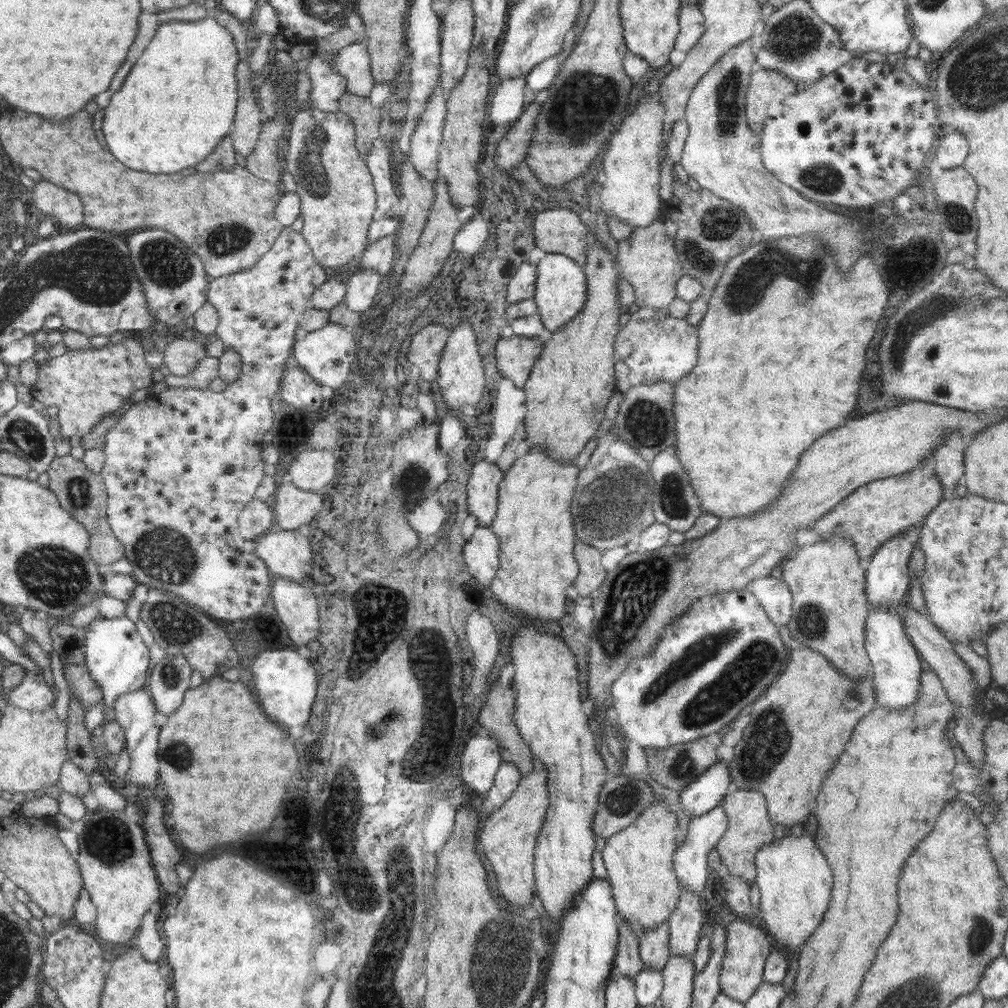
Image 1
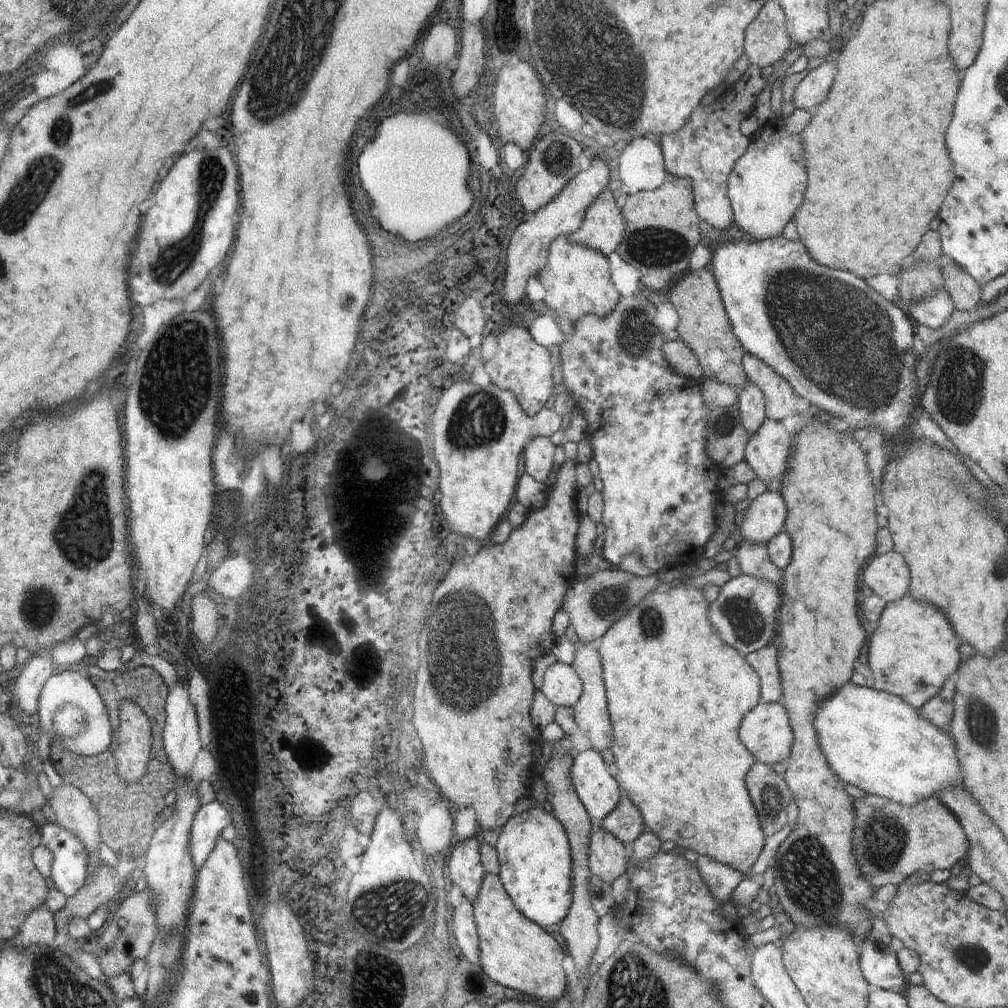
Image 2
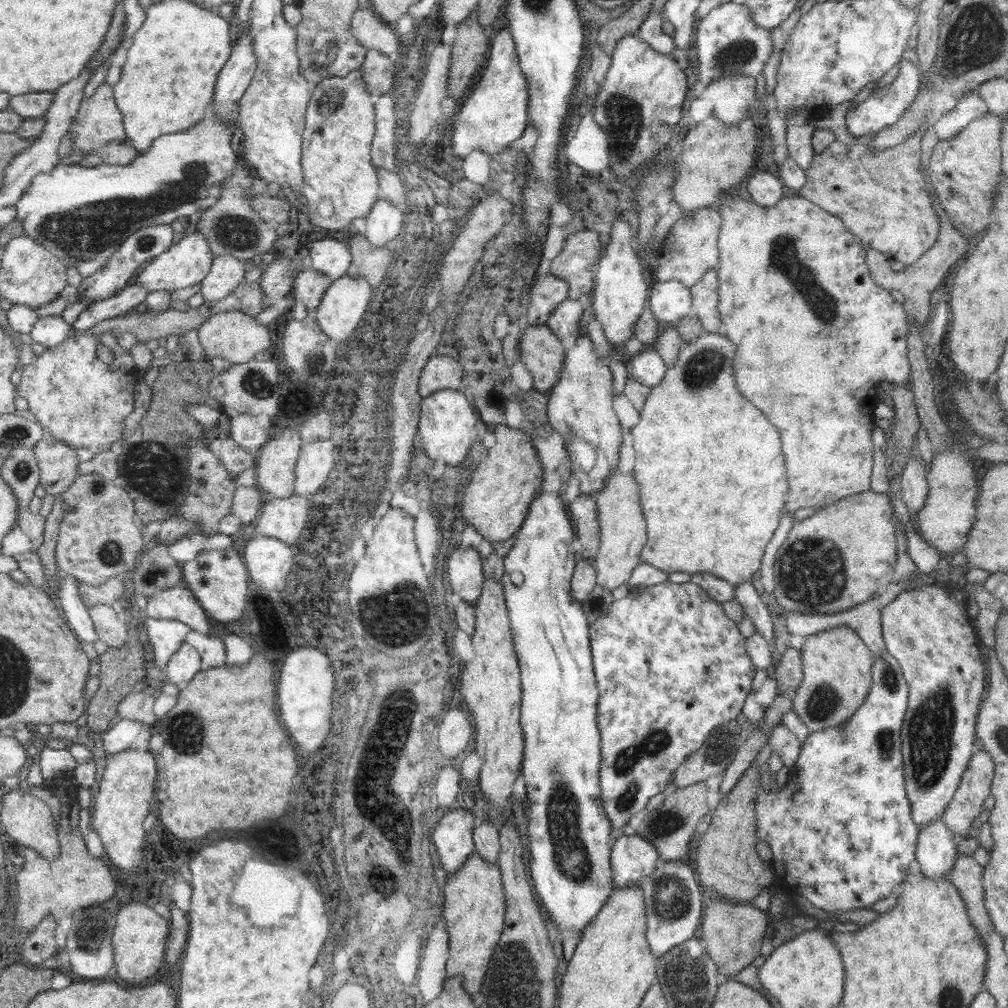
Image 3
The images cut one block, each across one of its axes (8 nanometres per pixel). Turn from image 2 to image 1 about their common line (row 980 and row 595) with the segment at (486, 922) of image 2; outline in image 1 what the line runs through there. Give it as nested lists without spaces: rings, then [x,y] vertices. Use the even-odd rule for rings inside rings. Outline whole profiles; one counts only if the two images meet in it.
[[[533,446],[520,453],[503,475],[496,518],[490,526],[500,543],[500,566],[489,588],[505,606],[505,612],[511,610],[528,620],[542,619],[554,626],[566,614],[566,588],[579,573],[573,553],[576,535],[570,510],[579,471],[573,462],[561,463],[550,456],[549,450],[547,453],[544,447]]]

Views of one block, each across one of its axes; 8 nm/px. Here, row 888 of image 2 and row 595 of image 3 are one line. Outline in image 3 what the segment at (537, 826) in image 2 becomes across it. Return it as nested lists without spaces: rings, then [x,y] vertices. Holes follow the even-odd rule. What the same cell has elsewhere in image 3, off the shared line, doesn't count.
[[[539,489],[517,531],[516,542],[503,556],[504,574],[500,581],[521,672],[520,724],[524,733],[521,771],[525,776],[530,810],[529,842],[526,848],[530,882],[533,883],[538,902],[544,912],[547,910],[551,921],[558,928],[569,928],[581,935],[583,928],[596,918],[616,886],[610,860],[610,820],[601,802],[601,736],[597,722],[599,691],[593,671],[590,627],[581,603],[571,594],[575,562],[570,544],[574,540],[574,524],[566,512],[558,492]]]

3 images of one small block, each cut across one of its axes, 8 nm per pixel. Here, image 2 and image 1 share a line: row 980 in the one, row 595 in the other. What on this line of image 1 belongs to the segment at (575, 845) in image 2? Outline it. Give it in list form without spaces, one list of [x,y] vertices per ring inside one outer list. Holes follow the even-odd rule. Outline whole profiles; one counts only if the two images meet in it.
[[[576,540],[573,553],[579,566],[579,573],[573,585],[579,594],[578,597],[589,601],[598,592],[606,576],[606,571],[600,563],[600,551],[596,547]]]

